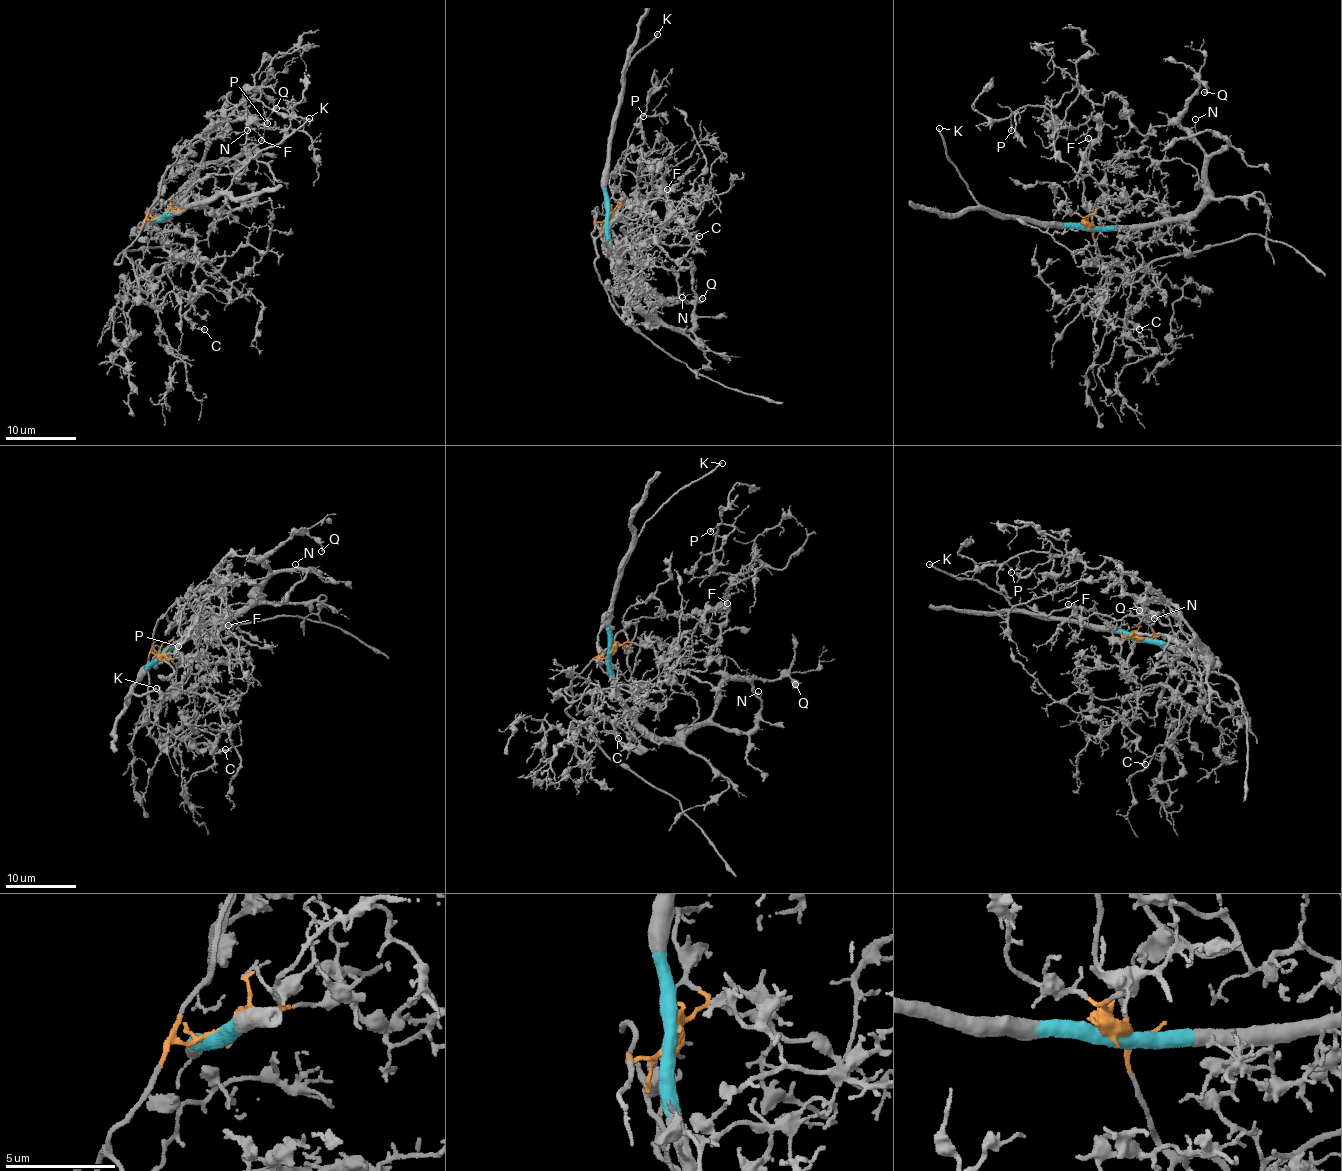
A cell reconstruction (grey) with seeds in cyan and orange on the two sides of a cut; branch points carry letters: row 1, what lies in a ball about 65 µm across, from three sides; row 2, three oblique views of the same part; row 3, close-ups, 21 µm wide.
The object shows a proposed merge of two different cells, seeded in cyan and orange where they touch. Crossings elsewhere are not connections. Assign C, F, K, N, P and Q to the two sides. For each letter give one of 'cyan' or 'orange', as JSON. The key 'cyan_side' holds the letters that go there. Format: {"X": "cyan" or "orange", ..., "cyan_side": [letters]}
{"C": "orange", "F": "orange", "K": "cyan", "N": "cyan", "P": "orange", "Q": "cyan", "cyan_side": ["K", "N", "Q"]}

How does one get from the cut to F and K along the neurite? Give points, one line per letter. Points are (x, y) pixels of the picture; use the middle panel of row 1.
F: (607, 214), (593, 223), (591, 212), (606, 254), (606, 229), (630, 244), (649, 227), (649, 206), (667, 188)
K: (607, 214), (606, 156), (612, 118), (623, 87), (620, 81), (632, 59), (657, 34)

